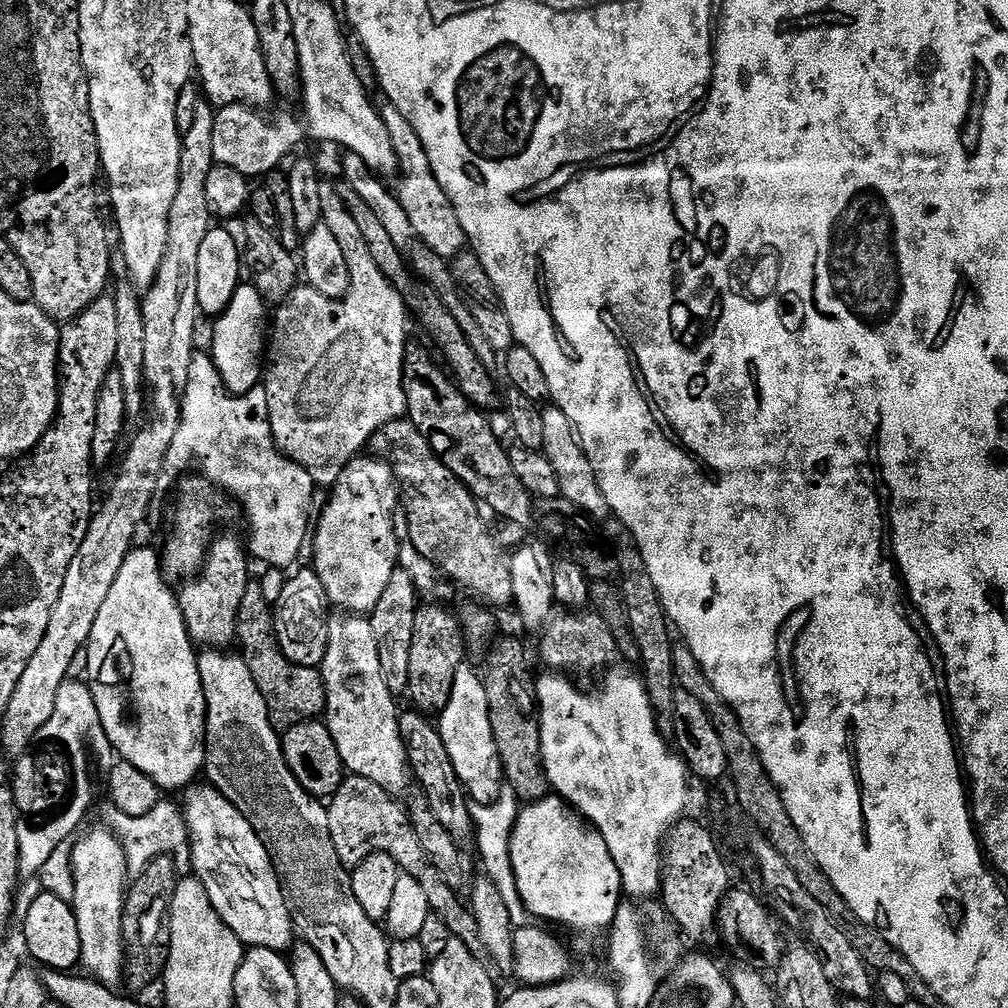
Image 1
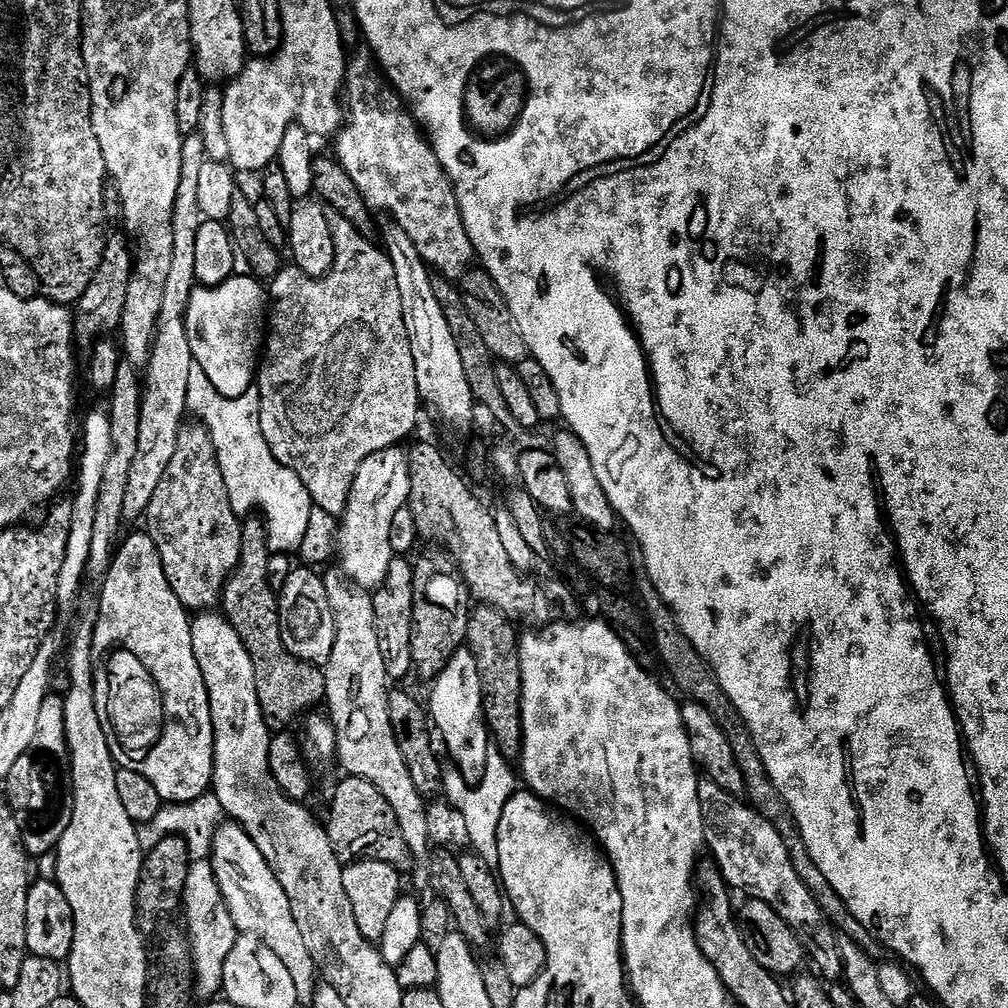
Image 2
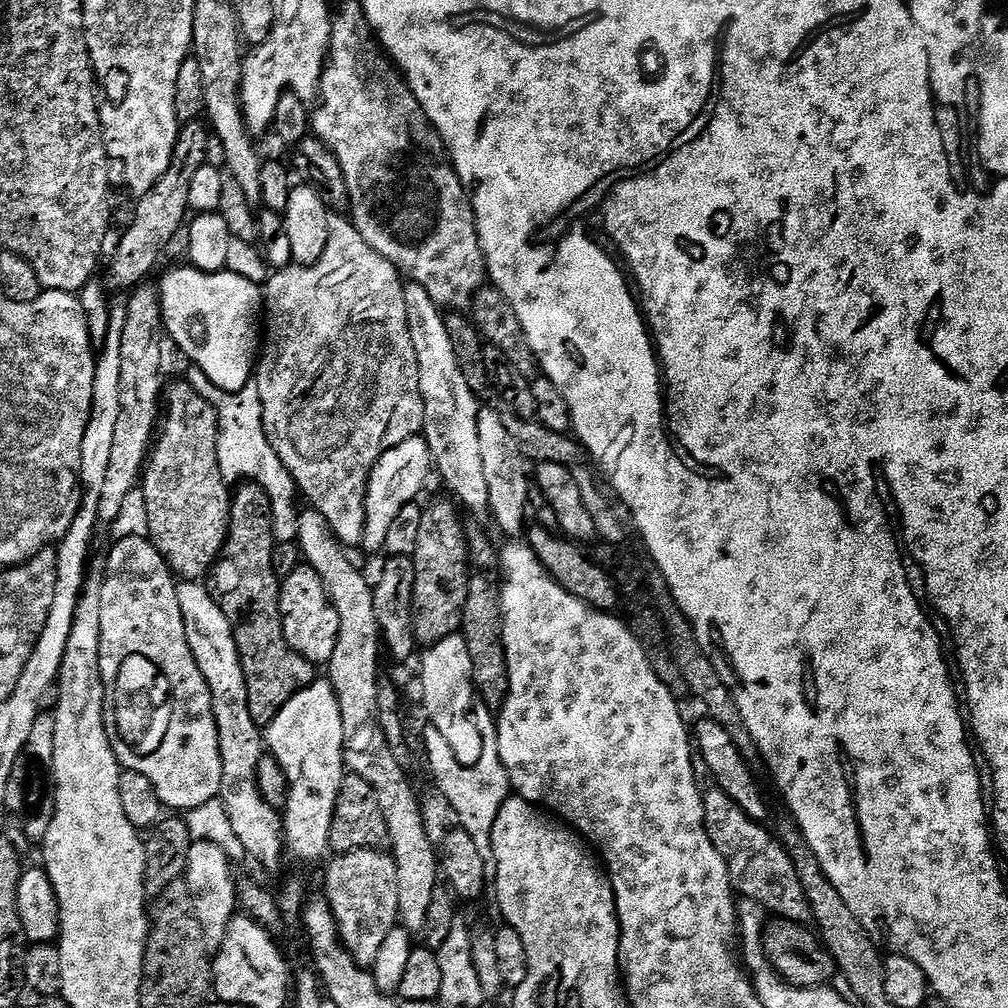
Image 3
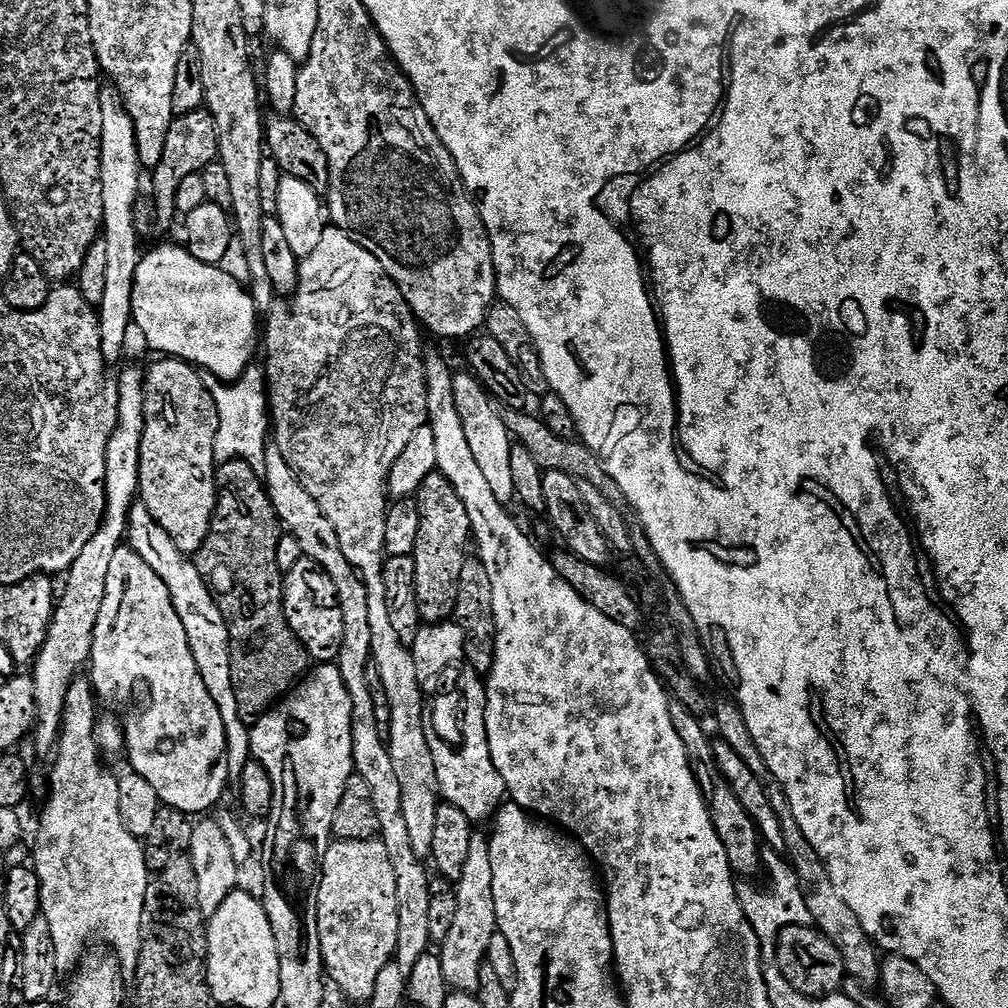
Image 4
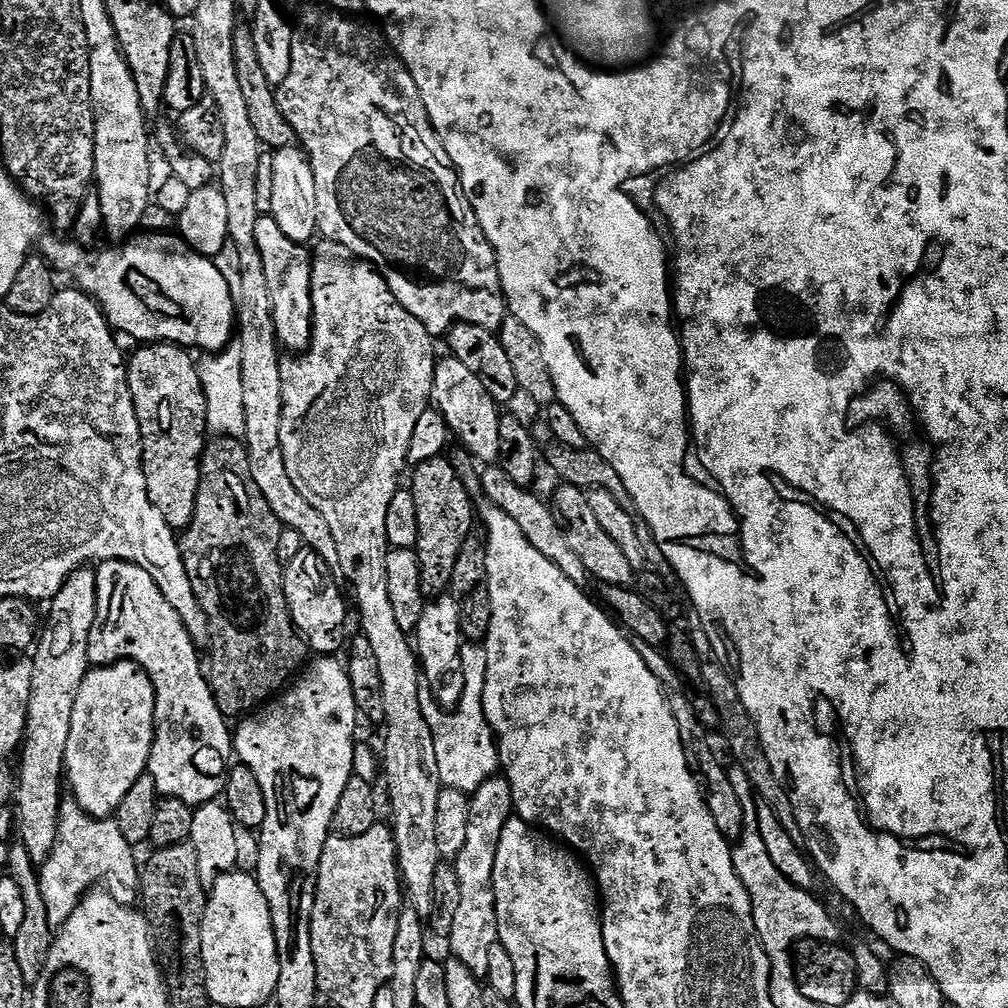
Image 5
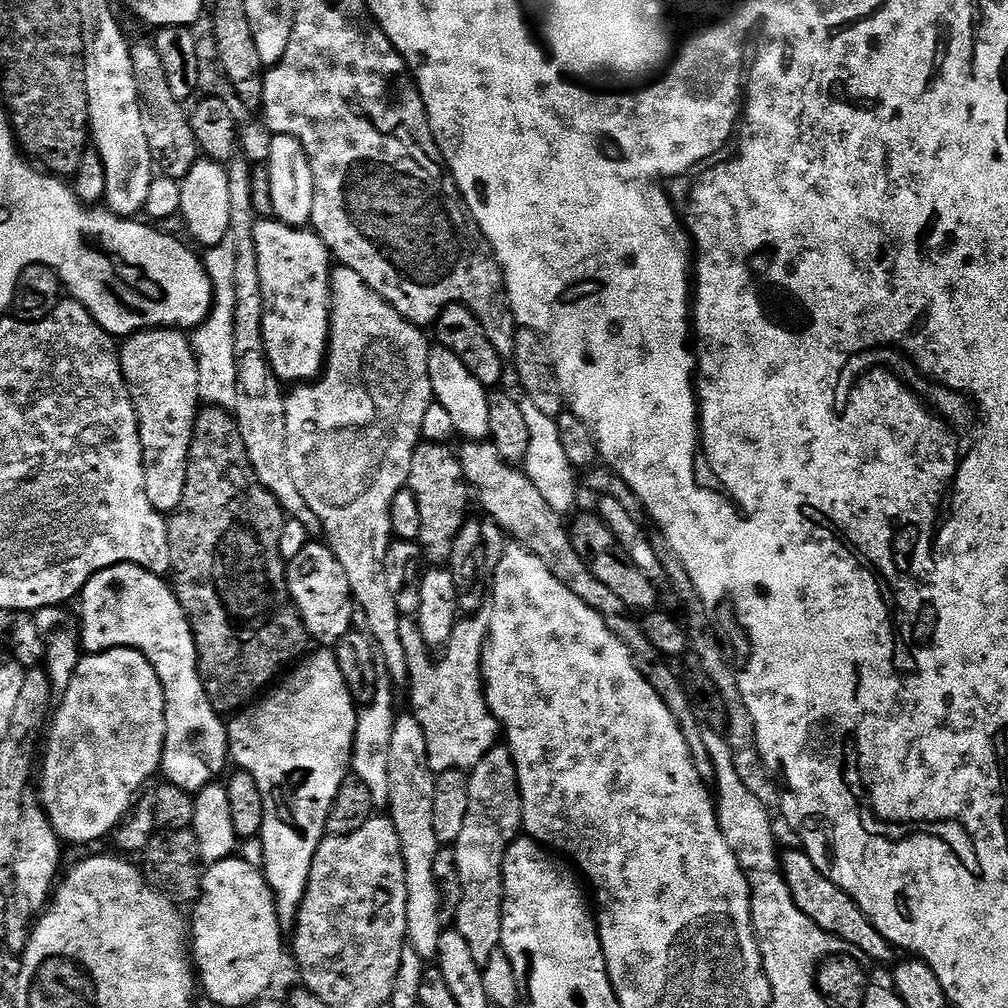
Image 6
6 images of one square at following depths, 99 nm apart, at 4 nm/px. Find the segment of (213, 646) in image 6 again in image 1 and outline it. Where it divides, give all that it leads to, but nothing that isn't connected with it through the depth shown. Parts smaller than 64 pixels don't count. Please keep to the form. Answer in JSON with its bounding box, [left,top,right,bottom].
[235,583,326,734]

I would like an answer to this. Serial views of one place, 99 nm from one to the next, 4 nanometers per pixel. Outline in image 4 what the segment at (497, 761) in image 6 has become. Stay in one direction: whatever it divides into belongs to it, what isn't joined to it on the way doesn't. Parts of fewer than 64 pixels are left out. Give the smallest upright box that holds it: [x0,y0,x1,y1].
[438,835,498,993]

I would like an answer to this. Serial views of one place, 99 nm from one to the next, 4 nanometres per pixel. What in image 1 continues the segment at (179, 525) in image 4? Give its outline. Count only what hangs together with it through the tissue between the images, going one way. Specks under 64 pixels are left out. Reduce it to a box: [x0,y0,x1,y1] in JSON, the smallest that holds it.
[178,535,250,650]

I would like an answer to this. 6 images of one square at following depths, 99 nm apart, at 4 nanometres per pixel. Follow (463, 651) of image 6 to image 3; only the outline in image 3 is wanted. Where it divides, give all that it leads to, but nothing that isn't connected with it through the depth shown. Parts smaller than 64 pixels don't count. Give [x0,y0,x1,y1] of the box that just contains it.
[428,710,510,854]

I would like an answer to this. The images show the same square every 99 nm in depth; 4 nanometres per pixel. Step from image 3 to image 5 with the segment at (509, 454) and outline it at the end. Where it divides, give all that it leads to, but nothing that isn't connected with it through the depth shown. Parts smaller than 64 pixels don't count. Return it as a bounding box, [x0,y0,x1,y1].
[432,358,501,462]

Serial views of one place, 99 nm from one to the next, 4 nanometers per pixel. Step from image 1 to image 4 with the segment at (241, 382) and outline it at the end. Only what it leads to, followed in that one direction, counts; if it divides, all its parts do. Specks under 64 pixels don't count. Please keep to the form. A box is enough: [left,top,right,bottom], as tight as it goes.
[132,244,258,382]

